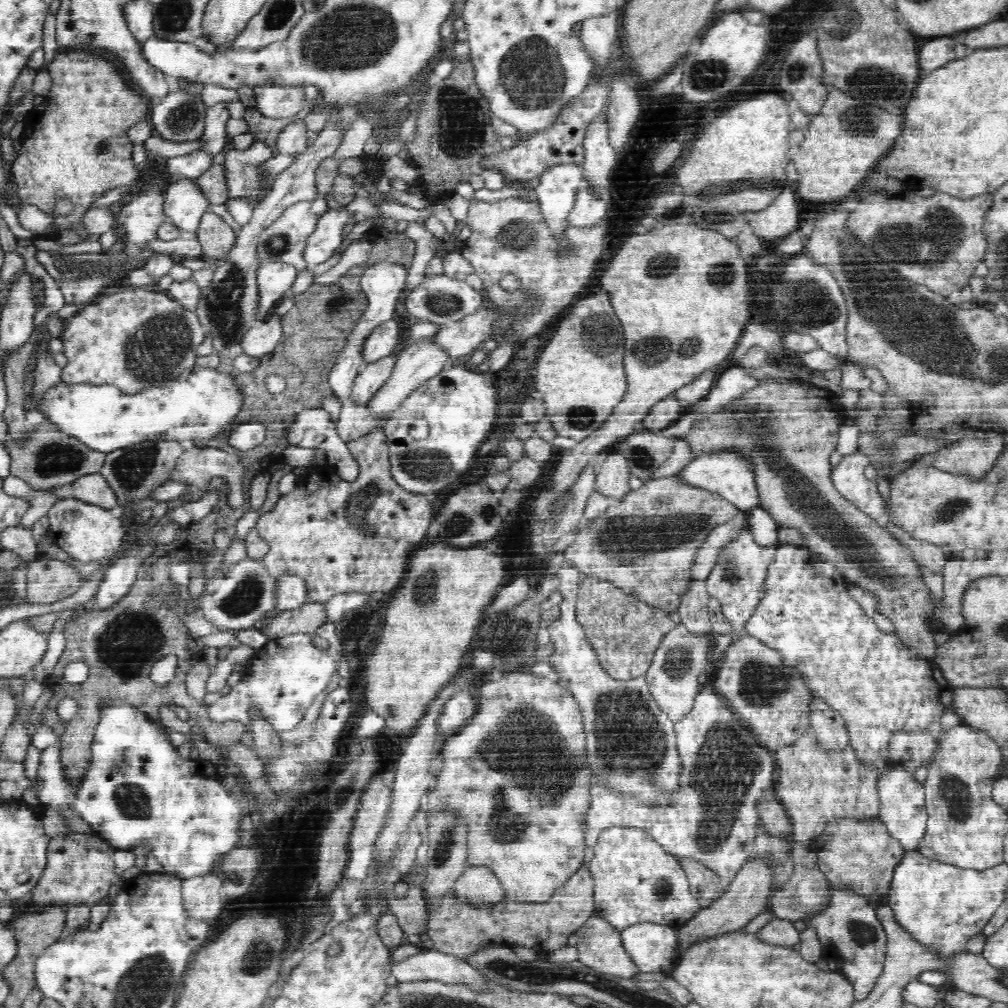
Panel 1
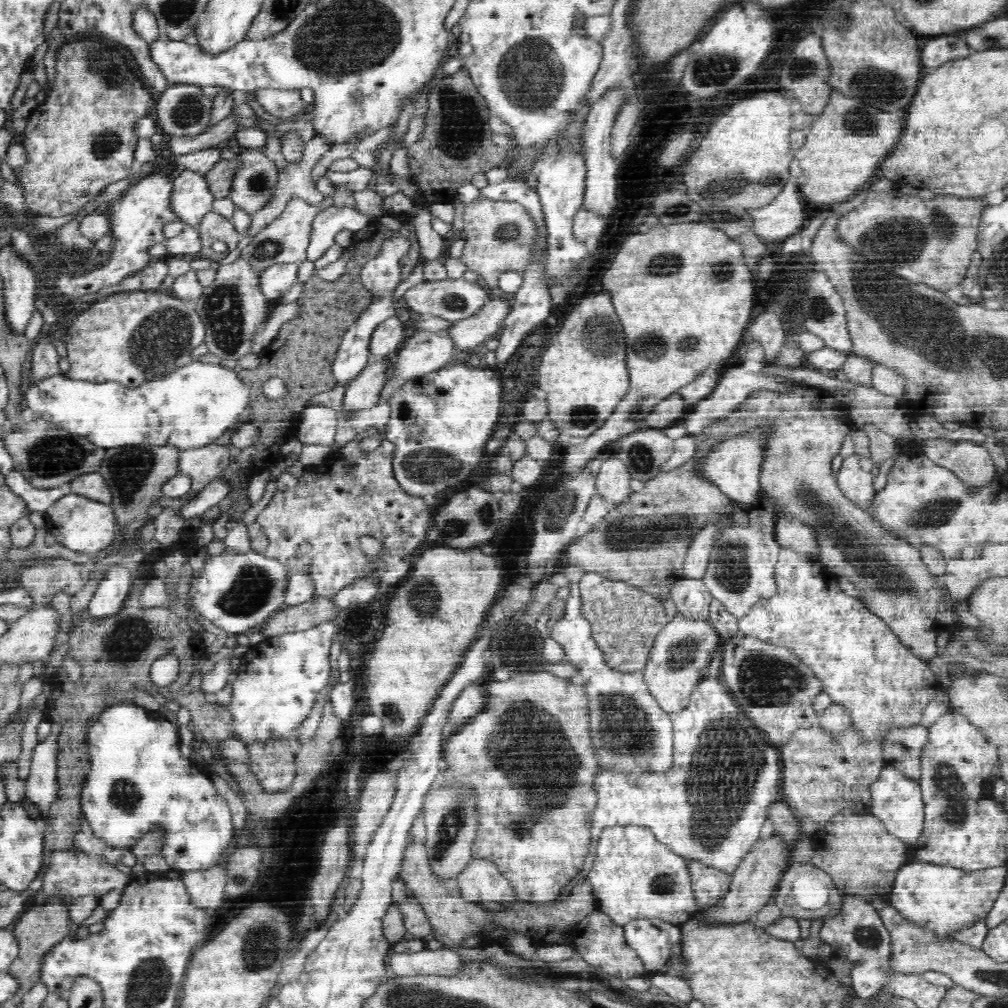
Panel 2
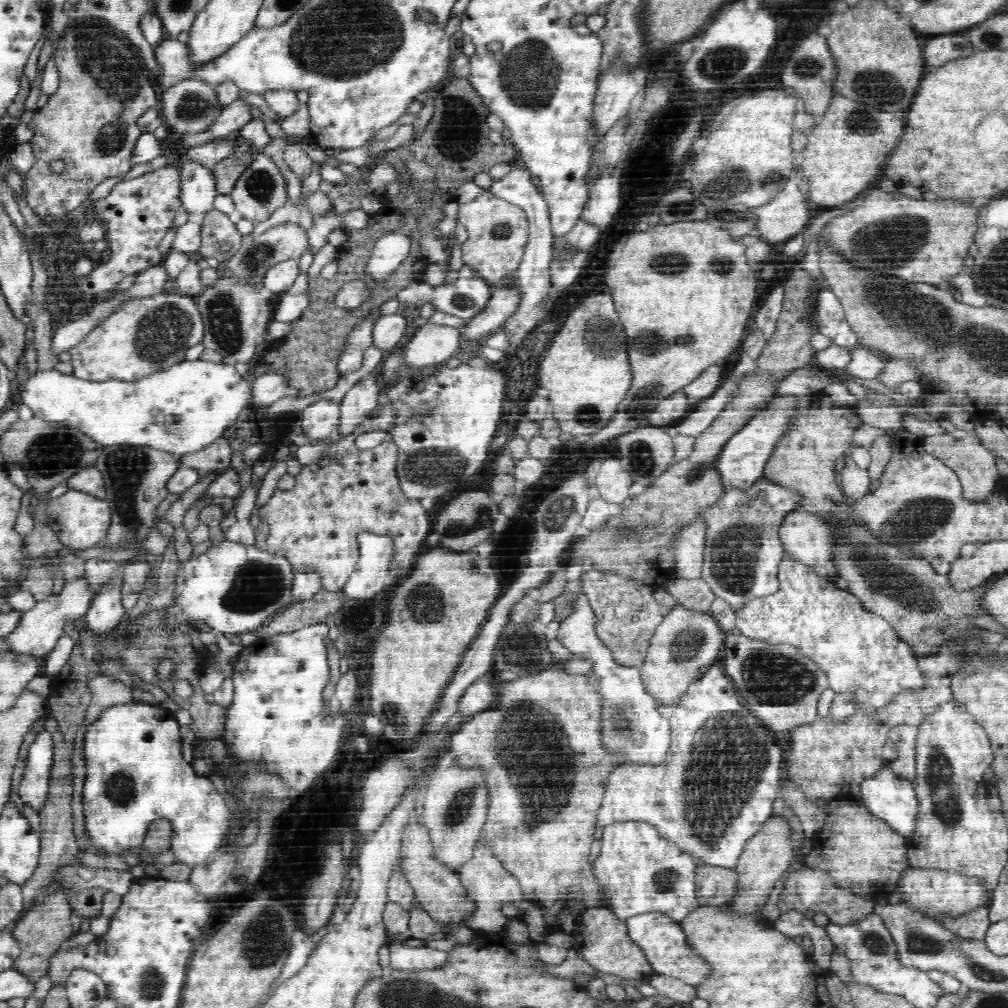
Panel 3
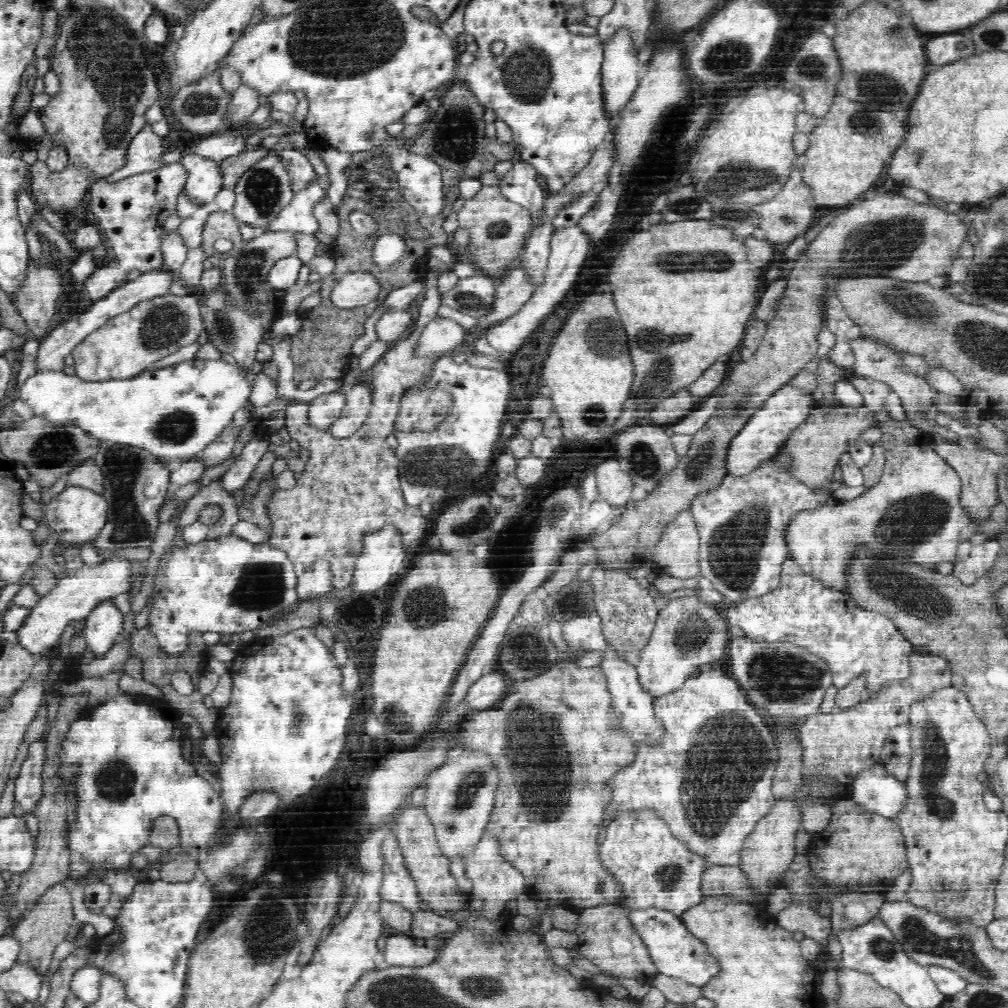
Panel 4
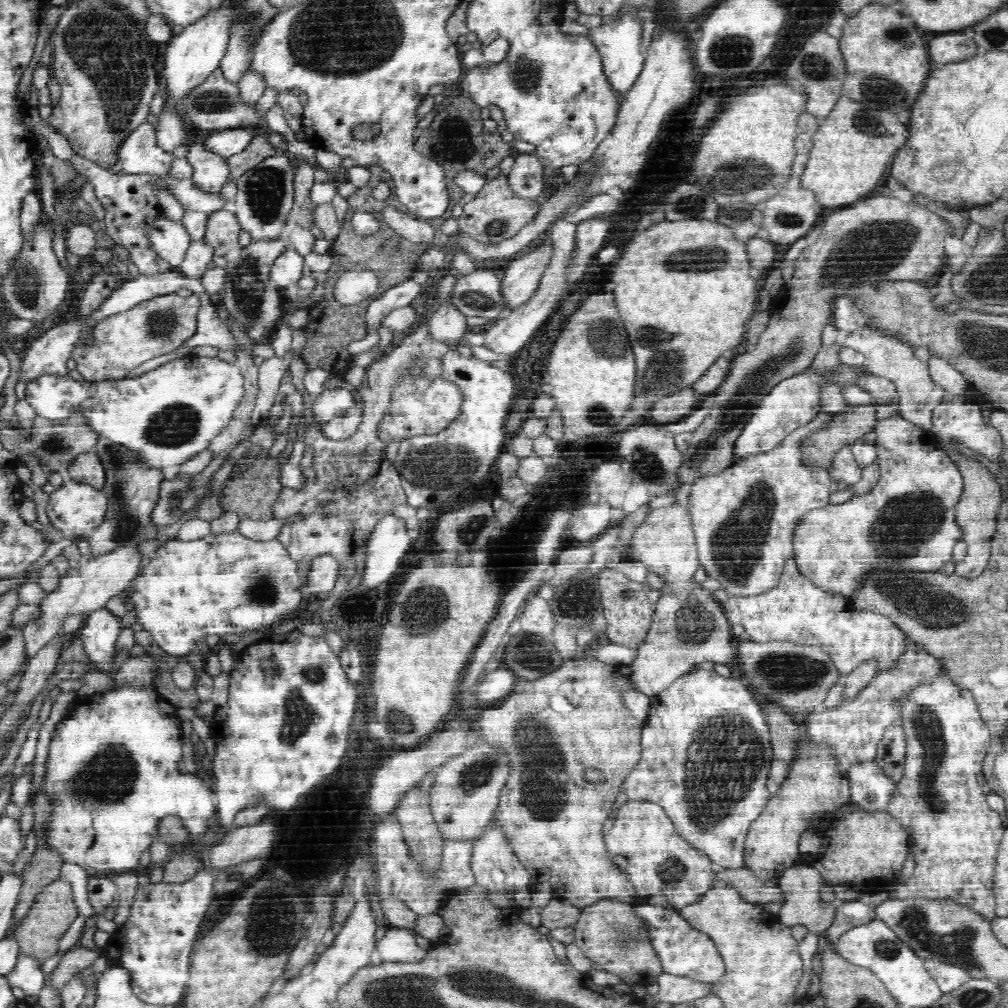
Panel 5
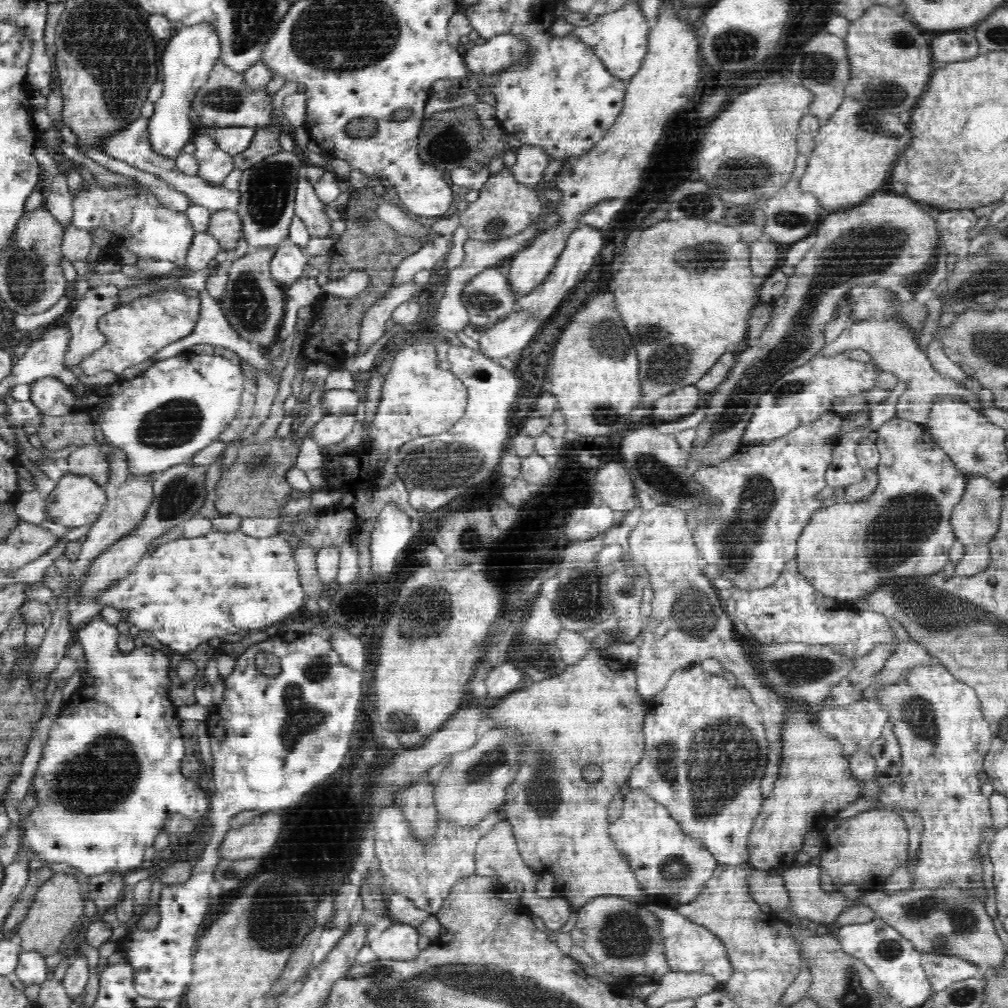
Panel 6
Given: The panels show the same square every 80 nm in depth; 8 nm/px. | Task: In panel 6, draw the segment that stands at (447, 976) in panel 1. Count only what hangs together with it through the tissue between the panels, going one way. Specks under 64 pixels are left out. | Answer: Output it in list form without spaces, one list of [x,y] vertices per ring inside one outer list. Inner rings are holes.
[[[393,922],[385,931],[373,934],[369,946],[378,959],[404,960],[416,958],[419,932],[417,927]]]

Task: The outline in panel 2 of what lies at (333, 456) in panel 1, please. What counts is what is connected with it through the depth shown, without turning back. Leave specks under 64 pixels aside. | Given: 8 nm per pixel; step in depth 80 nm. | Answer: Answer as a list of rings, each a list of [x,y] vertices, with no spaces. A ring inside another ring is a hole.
[[[307,406],[298,417],[294,438],[302,444],[334,446],[340,415],[341,413],[334,411],[331,407]]]

